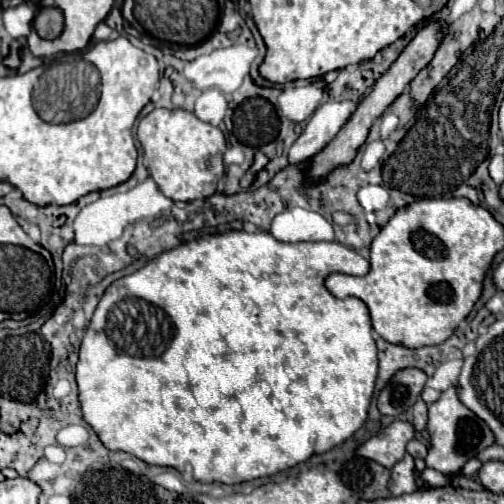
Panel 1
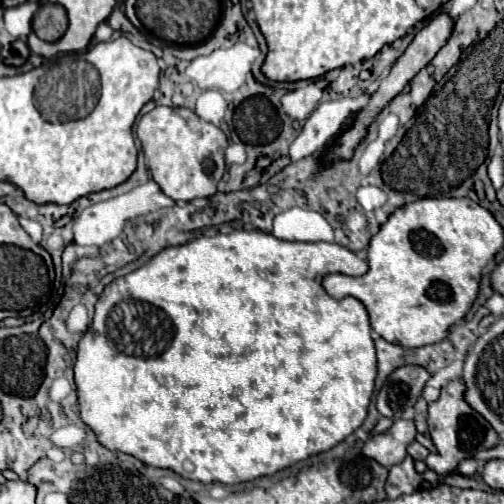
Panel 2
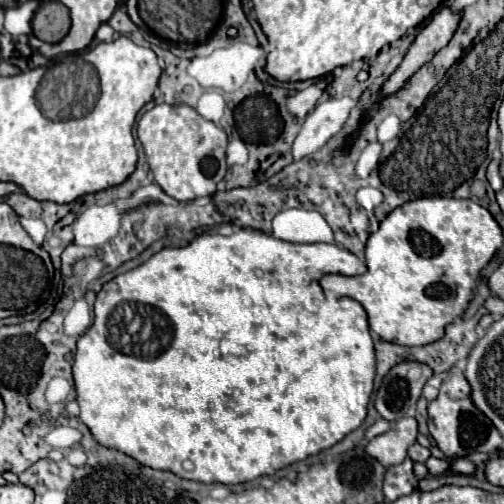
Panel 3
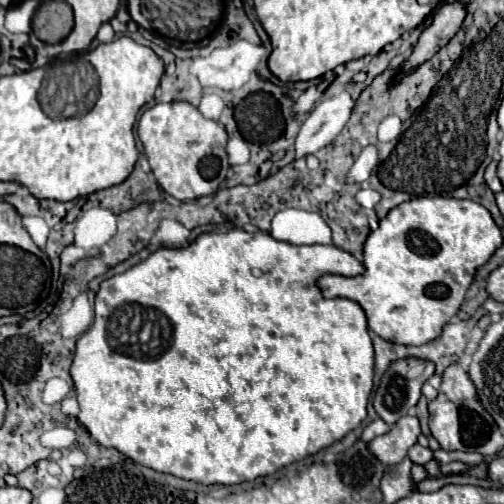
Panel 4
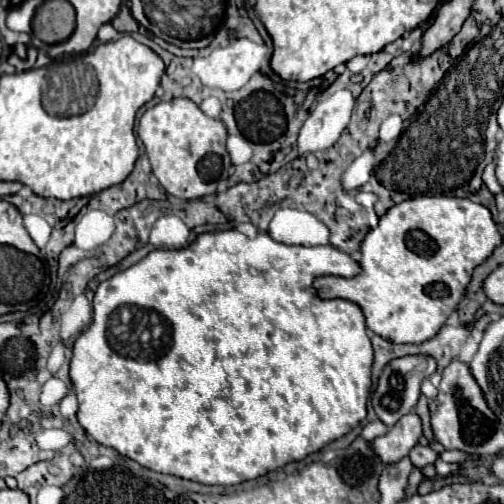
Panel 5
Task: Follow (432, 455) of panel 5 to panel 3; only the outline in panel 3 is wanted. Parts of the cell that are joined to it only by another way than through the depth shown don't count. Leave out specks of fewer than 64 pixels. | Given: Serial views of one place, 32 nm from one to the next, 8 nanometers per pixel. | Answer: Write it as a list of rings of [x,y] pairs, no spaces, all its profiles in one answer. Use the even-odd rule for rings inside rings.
[[[416,442],[416,444],[412,444],[412,446],[408,448],[408,456],[410,456],[414,462],[426,462],[426,460],[430,458],[430,450],[424,448],[424,446],[420,446],[420,444]]]

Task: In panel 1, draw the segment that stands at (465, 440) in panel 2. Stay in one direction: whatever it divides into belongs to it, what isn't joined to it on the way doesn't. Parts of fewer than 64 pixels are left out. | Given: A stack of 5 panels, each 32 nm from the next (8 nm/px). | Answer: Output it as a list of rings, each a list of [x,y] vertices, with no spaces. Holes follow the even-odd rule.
[[[452,384],[448,390],[442,392],[440,400],[436,400],[434,404],[428,406],[428,432],[430,432],[430,444],[432,448],[428,450],[428,456],[426,456],[426,466],[428,468],[434,468],[446,476],[452,476],[452,474],[458,474],[460,468],[464,466],[464,462],[468,458],[474,458],[478,454],[478,446],[482,448],[488,448],[494,444],[494,432],[488,428],[488,424],[484,420],[480,420],[474,412],[470,412],[460,400],[458,400],[458,386]]]

